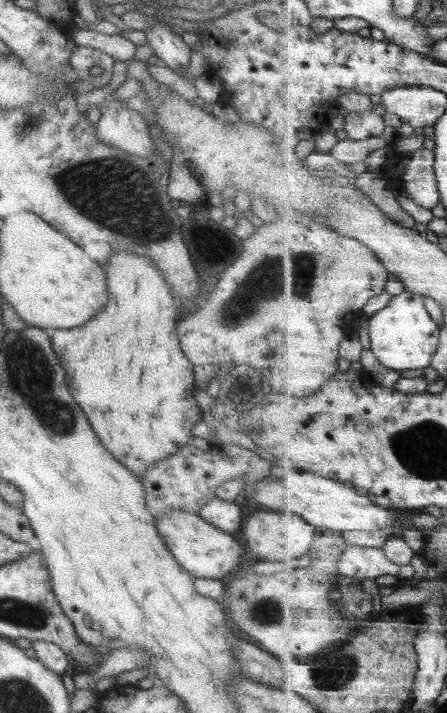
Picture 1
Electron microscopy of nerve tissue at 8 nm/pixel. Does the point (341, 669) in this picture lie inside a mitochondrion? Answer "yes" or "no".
yes

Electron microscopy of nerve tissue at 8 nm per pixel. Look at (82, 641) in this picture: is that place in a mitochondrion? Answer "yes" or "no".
no

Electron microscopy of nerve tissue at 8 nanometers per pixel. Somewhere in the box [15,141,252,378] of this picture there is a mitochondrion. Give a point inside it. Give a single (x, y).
(89, 185)

